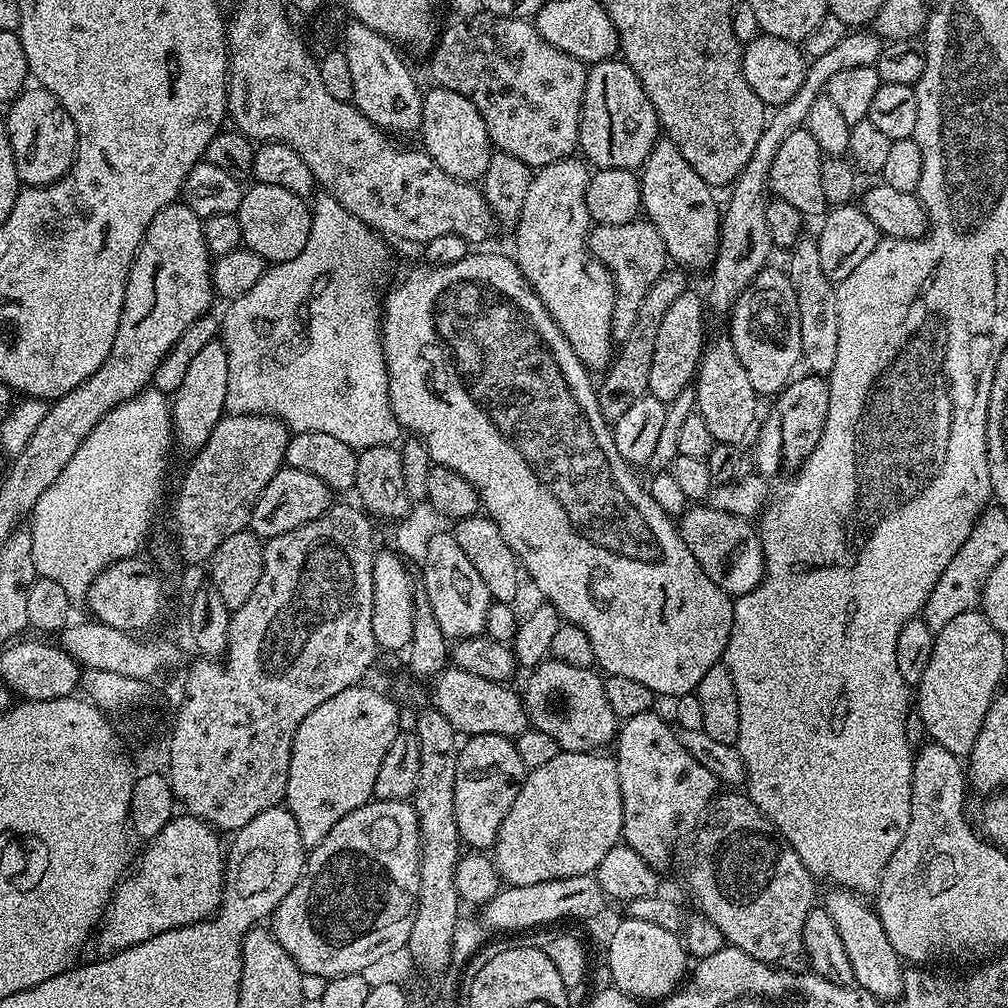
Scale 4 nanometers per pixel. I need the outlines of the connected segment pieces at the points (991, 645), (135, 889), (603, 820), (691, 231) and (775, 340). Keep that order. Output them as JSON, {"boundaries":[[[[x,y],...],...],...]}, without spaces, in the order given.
{"boundaries":[[[[980,610],[958,614],[958,618],[953,618],[947,626],[942,626],[940,632],[935,633],[930,662],[926,662],[926,670],[922,670],[922,678],[914,692],[914,708],[915,711],[916,708],[920,711],[920,720],[928,731],[927,739],[931,743],[946,746],[950,754],[961,758],[971,753],[974,742],[978,742],[978,730],[982,730],[982,722],[1001,687],[1000,679],[1004,676],[1004,643],[1005,637]]],[[[187,814],[173,815],[170,823],[162,826],[160,833],[147,841],[145,848],[148,849],[141,854],[136,869],[134,864],[131,871],[116,885],[94,933],[94,945],[100,951],[97,953],[107,958],[117,950],[146,942],[146,938],[154,938],[171,928],[190,926],[215,916],[224,897],[226,867],[226,848],[223,843],[220,845],[220,836],[221,833],[205,820]]],[[[603,751],[598,752],[560,752],[546,766],[538,766],[531,769],[525,775],[523,784],[517,790],[517,797],[514,798],[513,805],[510,806],[508,813],[505,814],[494,845],[490,848],[490,859],[496,865],[496,872],[500,875],[501,881],[508,886],[534,886],[538,882],[550,882],[551,880],[561,880],[562,878],[574,878],[575,876],[586,876],[595,873],[597,866],[610,854],[614,845],[621,843],[624,831],[624,815],[622,814],[622,790],[618,782],[618,770],[616,761],[611,755]]],[[[667,138],[656,141],[638,175],[643,215],[656,227],[658,234],[662,234],[669,261],[693,273],[711,269],[720,241],[722,208],[719,203],[716,205],[710,185],[694,174],[694,166],[682,158],[678,146]]],[[[765,266],[756,277],[740,292],[740,297],[732,304],[730,319],[726,329],[742,362],[750,386],[761,396],[775,397],[784,391],[784,385],[793,379],[797,366],[801,363],[801,335],[799,334],[798,303],[790,278],[783,267]]]]}

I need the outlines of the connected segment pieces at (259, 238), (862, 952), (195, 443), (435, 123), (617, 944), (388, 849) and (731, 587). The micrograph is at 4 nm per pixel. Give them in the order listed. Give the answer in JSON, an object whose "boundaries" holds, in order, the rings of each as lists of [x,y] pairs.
{"boundaries":[[[[253,183],[244,188],[244,197],[240,209],[235,212],[238,222],[242,226],[242,244],[254,254],[261,256],[266,262],[281,264],[290,258],[298,258],[302,254],[302,246],[306,246],[306,238],[310,238],[310,222],[312,209],[309,201],[298,194],[290,194],[290,190],[282,190],[282,186]]],[[[851,889],[832,890],[828,897],[823,897],[822,907],[834,920],[838,930],[838,938],[842,938],[842,946],[854,970],[855,985],[861,991],[871,994],[881,1002],[896,1001],[904,992],[904,964],[886,937],[881,920],[875,909],[863,901],[861,895]]],[[[215,338],[206,342],[206,346],[202,346],[202,350],[190,361],[182,386],[178,386],[170,400],[174,440],[188,454],[199,452],[200,447],[210,438],[220,417],[225,415],[226,382],[230,382],[228,350],[223,339]]],[[[439,86],[429,87],[429,92],[425,91],[422,96],[422,114],[420,115],[420,127],[418,129],[418,136],[424,139],[422,144],[423,151],[427,152],[429,158],[434,162],[438,162],[438,166],[442,166],[442,170],[446,170],[446,174],[450,174],[450,178],[455,180],[466,180],[469,182],[479,181],[486,174],[486,166],[490,166],[490,158],[493,154],[492,139],[488,137],[488,131],[486,130],[486,124],[482,122],[482,116],[478,114],[478,110],[472,102],[462,94],[458,94],[454,90],[446,90]]],[[[624,918],[608,940],[608,972],[612,975],[611,983],[636,1000],[655,1002],[677,991],[685,979],[688,963],[690,964],[690,957],[683,939],[675,932],[662,930],[662,926],[654,926],[654,922]]],[[[373,798],[368,803],[358,806],[358,810],[346,814],[346,818],[339,820],[330,830],[330,834],[326,834],[326,838],[322,838],[319,846],[307,853],[304,862],[304,873],[298,878],[294,890],[290,890],[290,894],[286,894],[286,898],[282,898],[282,902],[276,907],[276,911],[272,913],[270,930],[274,934],[274,938],[278,938],[282,950],[286,950],[286,954],[290,954],[290,958],[294,958],[294,962],[300,967],[301,972],[309,977],[324,976],[323,978],[331,978],[333,976],[354,974],[355,972],[367,973],[369,971],[367,968],[371,964],[376,964],[379,960],[394,955],[399,948],[401,951],[408,943],[410,930],[414,926],[414,914],[418,902],[419,865],[420,835],[418,834],[418,818],[411,803],[408,800],[378,800]]],[[[694,504],[681,513],[678,529],[703,573],[729,596],[749,593],[760,584],[764,576],[764,555],[759,533],[749,519],[716,509],[710,504]]]]}

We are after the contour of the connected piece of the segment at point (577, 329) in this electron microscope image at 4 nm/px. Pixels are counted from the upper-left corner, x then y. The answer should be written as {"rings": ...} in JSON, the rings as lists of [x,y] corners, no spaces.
{"rings":[[[580,158],[547,164],[533,175],[526,190],[526,200],[522,202],[522,210],[514,224],[516,227],[514,259],[518,270],[527,278],[528,285],[536,291],[542,306],[546,308],[553,323],[562,332],[584,368],[604,370],[614,355],[612,311],[616,291],[612,275],[608,273],[604,263],[588,251],[590,217],[586,206],[586,186],[589,175],[589,165]]]}

